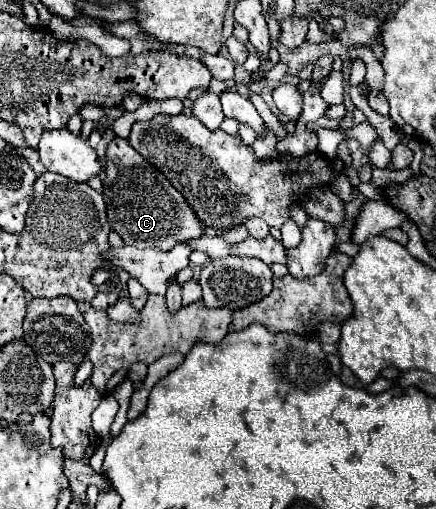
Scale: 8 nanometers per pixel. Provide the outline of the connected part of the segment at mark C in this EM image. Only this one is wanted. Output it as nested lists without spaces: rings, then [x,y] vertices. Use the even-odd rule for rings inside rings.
[[[114,136],[106,148],[104,196],[108,202],[108,222],[128,246],[172,250],[178,242],[204,234],[202,224],[196,220],[184,196],[160,174],[158,168],[130,146],[128,138]]]

